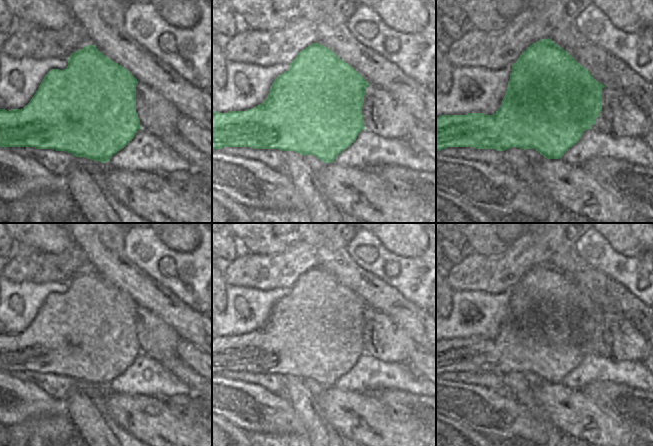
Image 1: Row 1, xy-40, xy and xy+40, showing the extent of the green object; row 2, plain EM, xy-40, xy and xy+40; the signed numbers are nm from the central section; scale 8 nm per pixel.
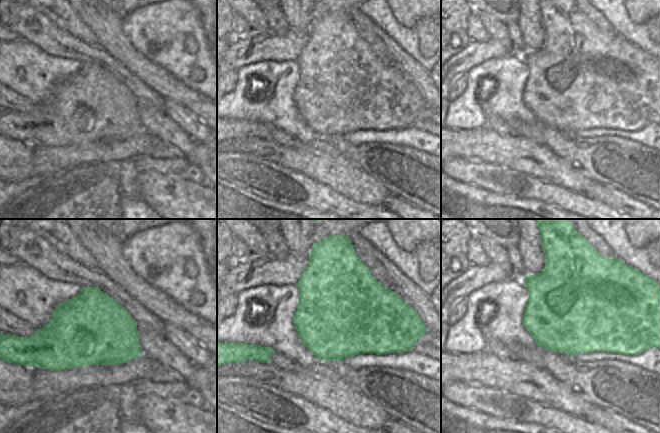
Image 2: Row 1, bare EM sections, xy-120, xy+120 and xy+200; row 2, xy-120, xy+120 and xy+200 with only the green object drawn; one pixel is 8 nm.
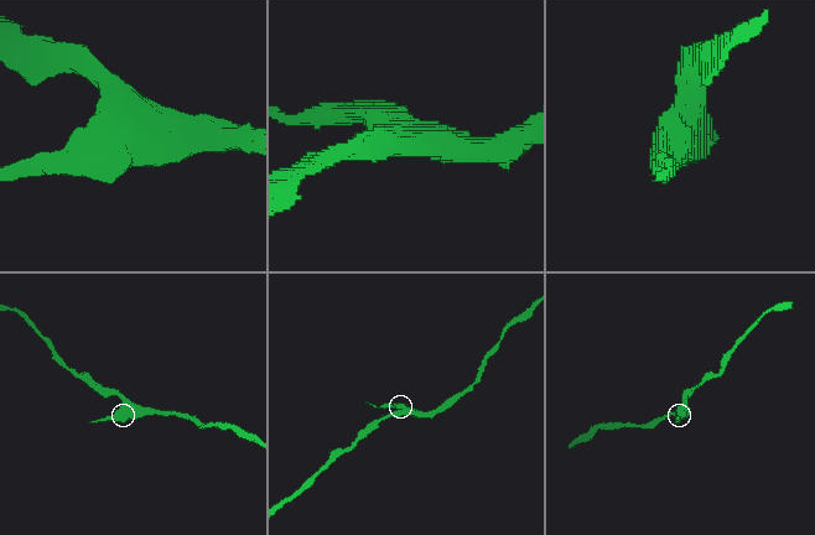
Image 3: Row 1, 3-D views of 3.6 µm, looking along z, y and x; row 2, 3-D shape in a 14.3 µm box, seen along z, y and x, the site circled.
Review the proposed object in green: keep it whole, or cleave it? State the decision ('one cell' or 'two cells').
two cells

